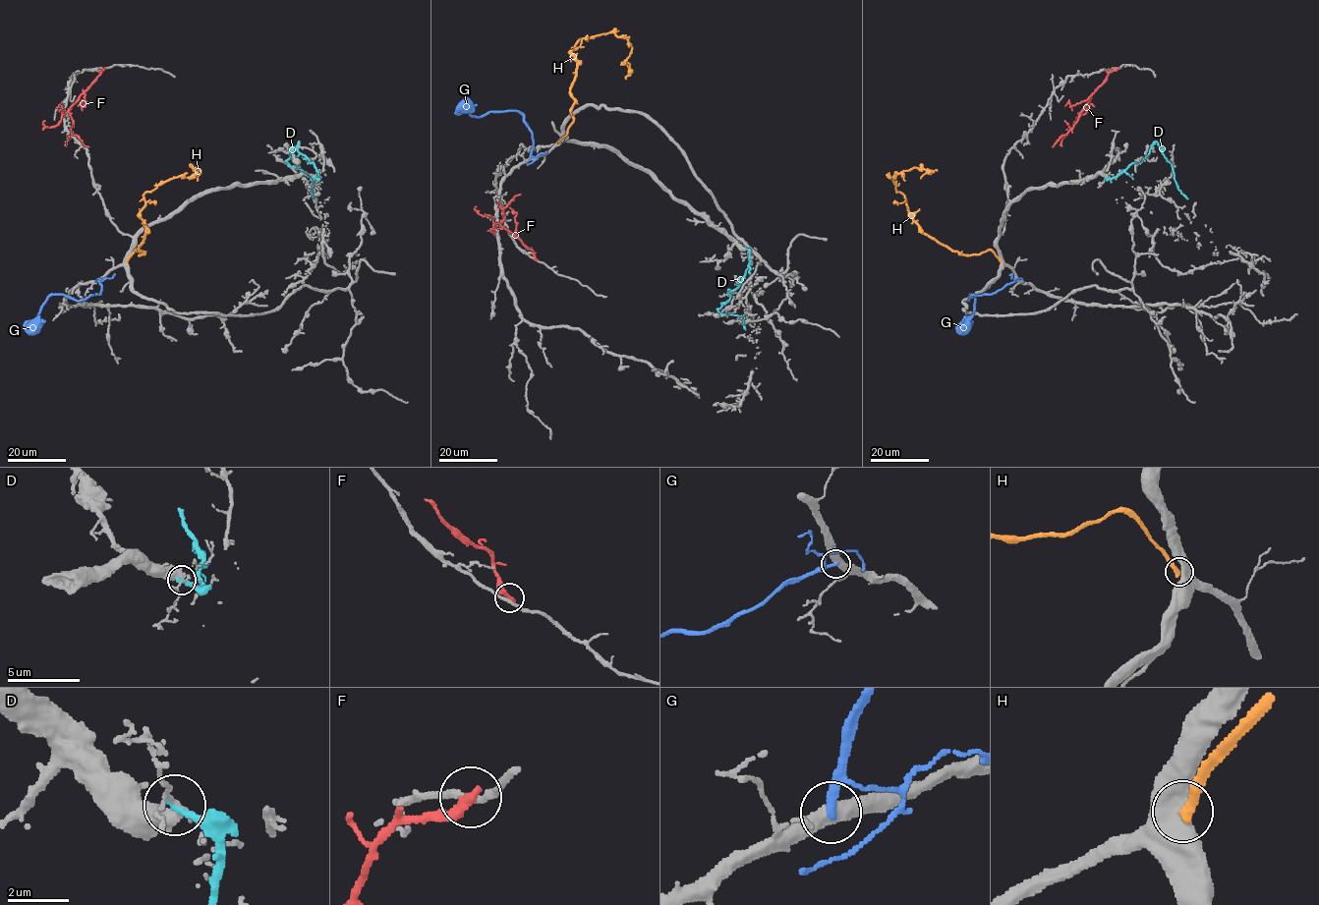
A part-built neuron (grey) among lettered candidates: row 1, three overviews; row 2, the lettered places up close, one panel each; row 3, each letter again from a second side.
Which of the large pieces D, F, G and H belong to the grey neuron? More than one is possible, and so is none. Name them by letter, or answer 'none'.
none

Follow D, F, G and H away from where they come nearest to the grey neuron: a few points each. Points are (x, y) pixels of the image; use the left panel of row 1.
D: (314, 177), (318, 179), (317, 169), (298, 151), (299, 141), (286, 161), (312, 180), (314, 198)
F: (105, 69), (68, 111), (73, 123), (71, 133), (88, 146)
G: (98, 280), (99, 294), (74, 300), (62, 294), (48, 296), (36, 327), (29, 334)
H: (126, 261), (137, 250), (143, 252), (143, 196), (195, 171)

